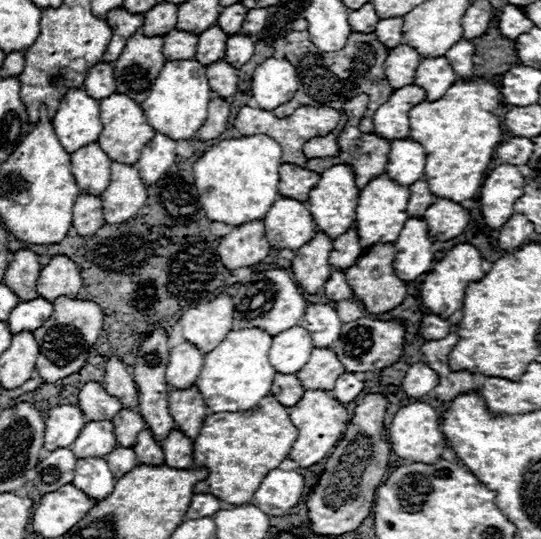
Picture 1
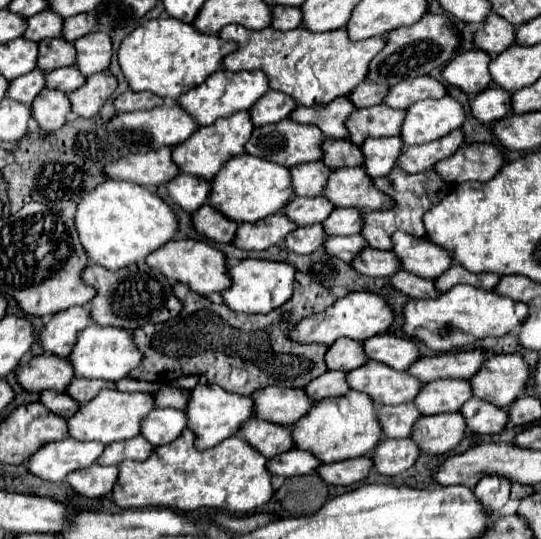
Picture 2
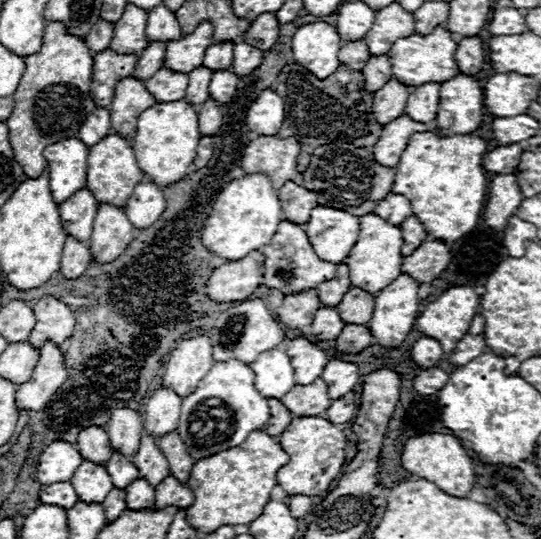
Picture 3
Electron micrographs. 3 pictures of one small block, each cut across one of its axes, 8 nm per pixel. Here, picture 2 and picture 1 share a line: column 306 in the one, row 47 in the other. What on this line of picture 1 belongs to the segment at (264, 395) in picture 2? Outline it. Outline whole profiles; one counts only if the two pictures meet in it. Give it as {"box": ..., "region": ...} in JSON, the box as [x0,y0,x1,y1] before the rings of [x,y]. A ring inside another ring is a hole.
{"box":[384,44,420,90],"region":[[[400,44],[396,50],[388,52],[384,72],[394,90],[404,88],[404,84],[414,84],[414,74],[420,64],[420,54],[412,52],[408,44]]]}

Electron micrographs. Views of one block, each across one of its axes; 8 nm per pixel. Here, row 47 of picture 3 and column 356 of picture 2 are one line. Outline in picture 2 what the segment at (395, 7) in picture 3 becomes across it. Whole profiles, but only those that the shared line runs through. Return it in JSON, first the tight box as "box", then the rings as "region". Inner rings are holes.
{"box":[346,360,422,404],"region":[[[368,360],[366,364],[348,372],[346,382],[352,390],[368,394],[374,404],[412,402],[412,398],[418,394],[418,388],[422,386],[422,382],[414,380],[410,374],[392,370],[386,364],[378,364],[374,360]]]}

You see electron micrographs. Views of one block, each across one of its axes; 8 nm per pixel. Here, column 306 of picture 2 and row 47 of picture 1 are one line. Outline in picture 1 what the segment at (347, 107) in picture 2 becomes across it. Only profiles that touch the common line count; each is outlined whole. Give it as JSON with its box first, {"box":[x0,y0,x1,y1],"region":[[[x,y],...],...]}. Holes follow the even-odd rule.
{"box":[104,8,144,62],"region":[[[116,8],[106,16],[106,22],[112,28],[112,40],[110,40],[110,44],[108,44],[106,52],[104,52],[104,60],[106,62],[116,62],[120,52],[126,46],[126,40],[130,36],[134,36],[138,32],[138,28],[142,26],[144,16],[142,14],[132,16],[132,14],[124,12],[124,8]]]}

